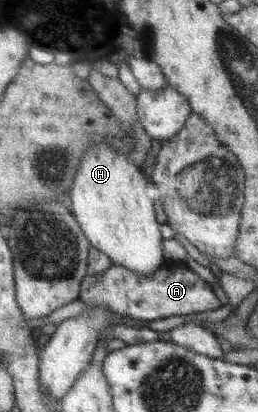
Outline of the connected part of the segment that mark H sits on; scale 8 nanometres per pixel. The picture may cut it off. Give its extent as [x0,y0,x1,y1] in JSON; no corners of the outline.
[72,144,166,275]

